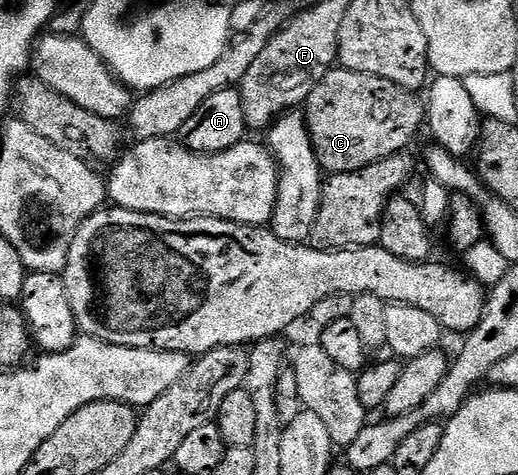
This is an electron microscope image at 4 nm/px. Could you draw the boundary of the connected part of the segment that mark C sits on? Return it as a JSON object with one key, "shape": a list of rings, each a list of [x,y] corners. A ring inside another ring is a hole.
{"shape":[[[335,67],[312,87],[304,106],[306,126],[312,139],[312,147],[316,151],[318,166],[323,174],[355,173],[372,163],[380,163],[380,159],[388,159],[392,155],[409,150],[410,140],[424,125],[424,105],[418,101],[413,92],[388,79],[380,79],[380,75],[364,75],[360,71]]]}

